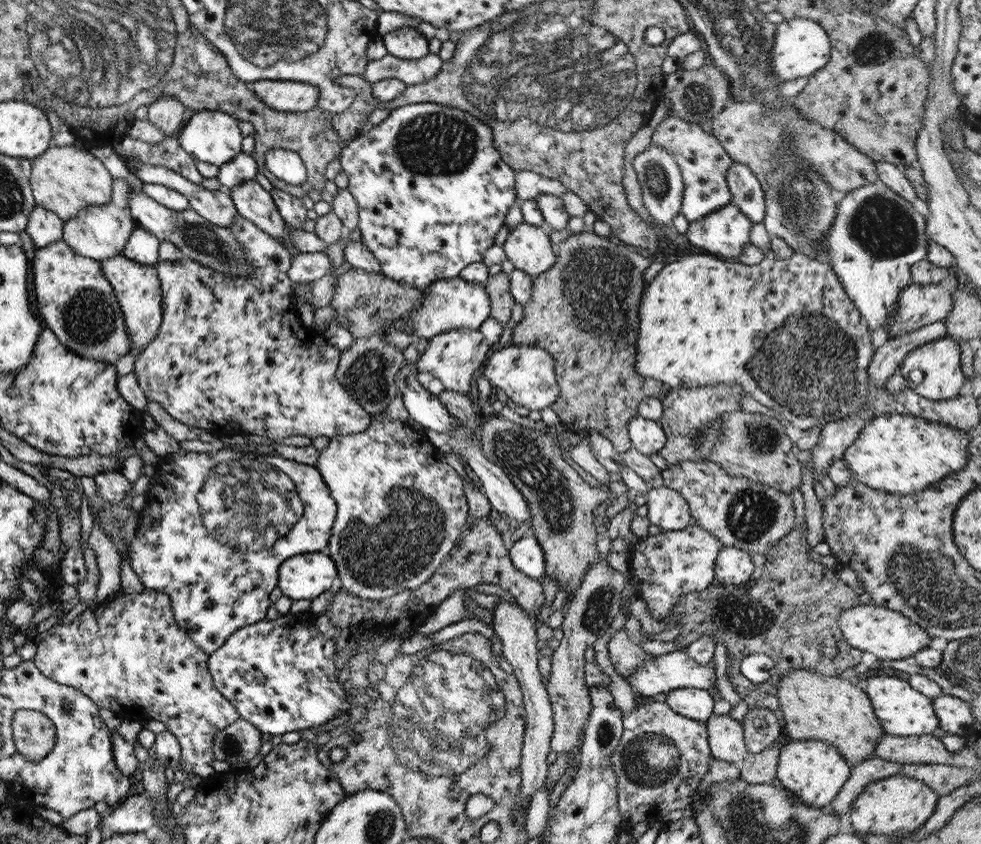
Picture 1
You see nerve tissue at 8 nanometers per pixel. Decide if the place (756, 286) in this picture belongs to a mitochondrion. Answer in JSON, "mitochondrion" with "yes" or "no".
{"mitochondrion":"no"}

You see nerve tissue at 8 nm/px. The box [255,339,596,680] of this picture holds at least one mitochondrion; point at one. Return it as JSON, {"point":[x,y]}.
{"point":[400,538]}

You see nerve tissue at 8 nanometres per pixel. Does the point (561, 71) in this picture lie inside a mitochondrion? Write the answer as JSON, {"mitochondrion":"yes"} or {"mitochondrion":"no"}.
{"mitochondrion":"yes"}

